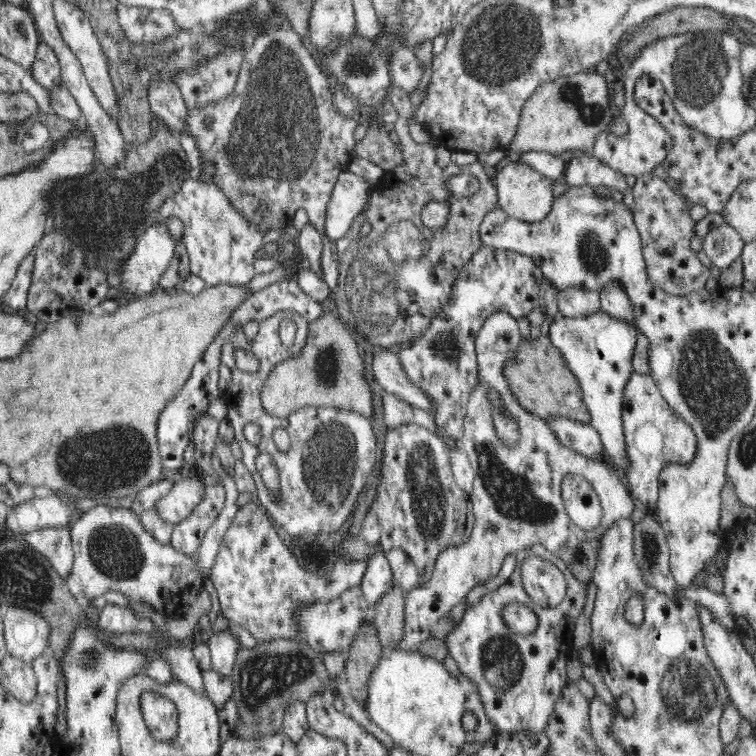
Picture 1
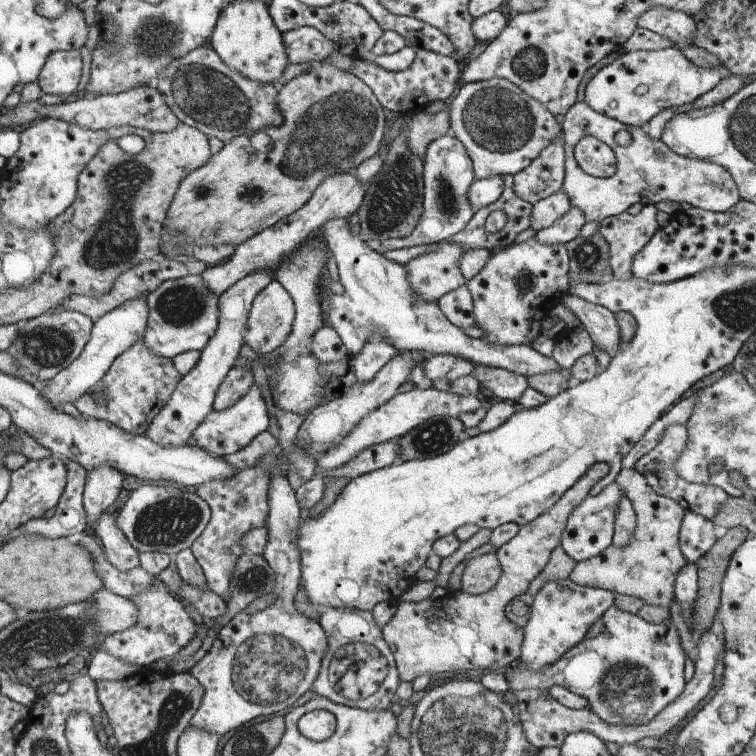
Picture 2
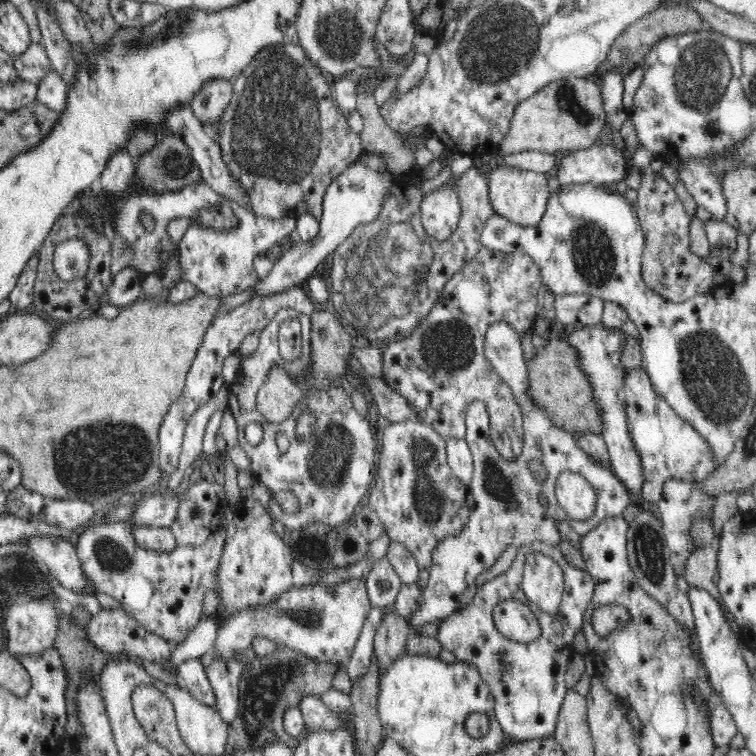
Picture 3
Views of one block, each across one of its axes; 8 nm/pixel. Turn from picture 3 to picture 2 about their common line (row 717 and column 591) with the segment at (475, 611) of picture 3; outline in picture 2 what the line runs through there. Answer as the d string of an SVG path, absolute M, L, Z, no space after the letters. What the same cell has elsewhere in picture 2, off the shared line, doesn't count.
M612 482L597 496L589 495L572 512L572 516L563 532L560 545L574 561L586 561L599 556L613 544L616 516L619 503L624 496L623 489L616 482Z

